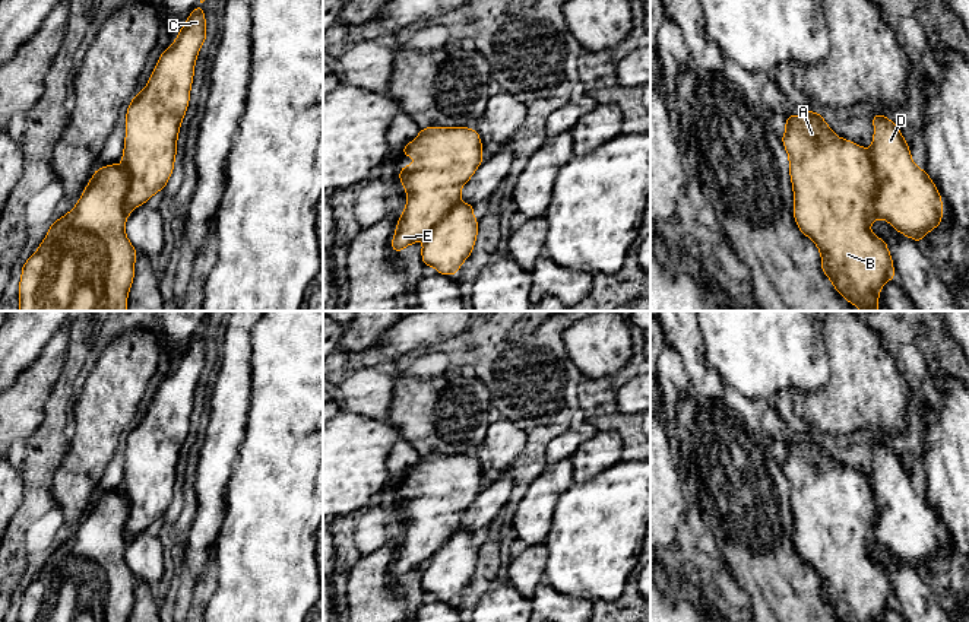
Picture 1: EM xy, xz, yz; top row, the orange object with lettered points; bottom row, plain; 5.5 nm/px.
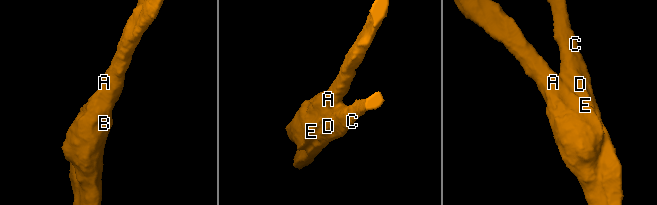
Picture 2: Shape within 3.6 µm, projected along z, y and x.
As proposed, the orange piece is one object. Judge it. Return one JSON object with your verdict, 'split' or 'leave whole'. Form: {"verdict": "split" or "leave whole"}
{"verdict": "split"}

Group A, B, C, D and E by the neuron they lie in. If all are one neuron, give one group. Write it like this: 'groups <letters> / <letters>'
groups A B E / C D

